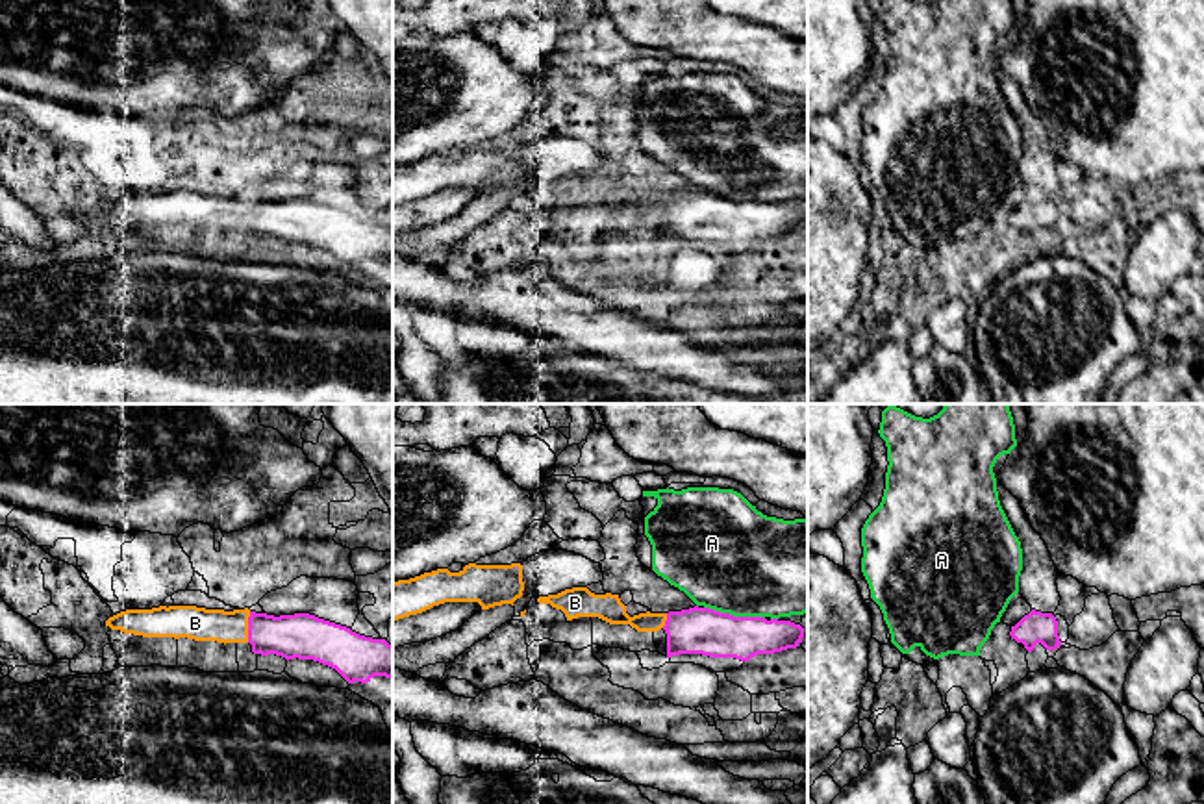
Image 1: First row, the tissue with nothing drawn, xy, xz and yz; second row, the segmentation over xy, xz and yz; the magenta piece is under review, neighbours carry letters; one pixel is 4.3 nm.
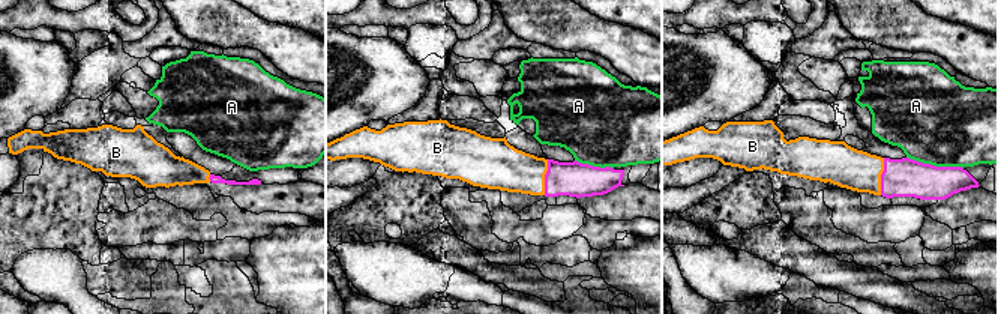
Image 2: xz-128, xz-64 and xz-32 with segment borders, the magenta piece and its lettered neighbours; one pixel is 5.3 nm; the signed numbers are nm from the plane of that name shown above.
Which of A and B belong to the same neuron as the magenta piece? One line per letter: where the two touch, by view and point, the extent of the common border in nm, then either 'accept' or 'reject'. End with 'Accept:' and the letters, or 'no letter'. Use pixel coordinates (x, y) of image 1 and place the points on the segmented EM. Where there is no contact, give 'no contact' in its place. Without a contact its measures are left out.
A: xz (732, 615) | 280 nm | reject
B: xy (249, 627) | 140 nm | accept
Accept: B

